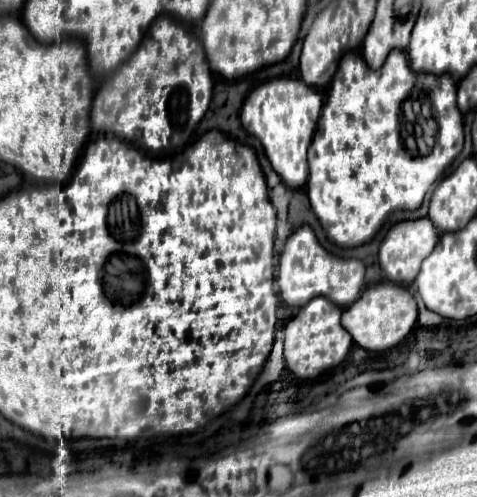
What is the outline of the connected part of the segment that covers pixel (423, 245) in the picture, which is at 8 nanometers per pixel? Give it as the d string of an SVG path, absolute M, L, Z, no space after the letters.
M428 217L416 219L416 221L396 223L396 225L386 233L384 241L380 243L378 261L380 261L382 271L386 273L386 277L388 277L392 283L410 285L410 283L416 279L422 261L432 253L436 241L438 241L438 231L436 231L436 227L432 225L432 221L428 221Z

